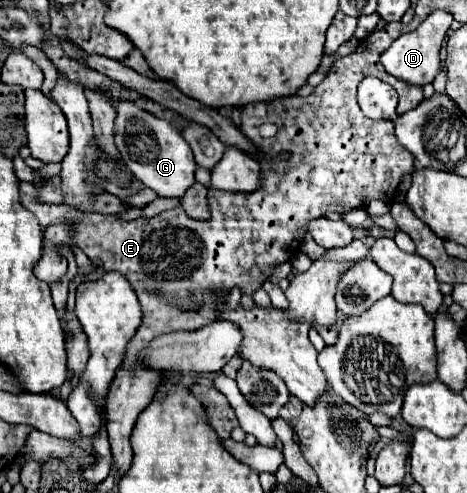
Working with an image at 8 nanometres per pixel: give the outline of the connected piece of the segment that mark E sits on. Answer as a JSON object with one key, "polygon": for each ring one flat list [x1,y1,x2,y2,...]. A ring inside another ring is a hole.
{"polygon":[[389,25,389,29,375,29,369,37,365,37,363,41,359,41,359,45,367,45,367,49,361,47,361,49,357,49,357,51,353,51,353,53,341,57,341,59,337,59,337,61,333,63,333,67,327,71,325,79,323,79,323,81,313,89,313,93,307,95,307,97,279,97,279,99,273,99,273,101,267,101,267,103,265,103,265,101,259,101,259,103,247,103,245,107,241,107,241,133,243,133,245,137,249,137,249,141,251,141,251,143,255,145,255,149,259,151,261,185,257,187,257,191,251,191,251,193,231,193,231,191,217,191,217,189,211,189,209,195,207,195,207,203,209,203,209,211,211,211,211,217,209,217,209,219,203,219,203,221,191,219,191,217,185,213,185,209,183,209,181,205,175,207,175,209,171,209,171,211,163,211,163,213,159,213,159,215,155,215,155,217,139,217,139,219,133,219,133,221,123,221,123,219,119,219,117,215,81,213,79,209,73,209,71,205,63,205,63,203,61,203,61,205,51,205,51,207,49,207,49,205,37,205,37,201,33,201,33,189,29,189,29,185,25,185,25,183,19,183,23,207,29,209,33,215,39,217,39,223,41,223,43,229,49,227,49,225,53,225,57,219,67,217,67,219,71,221,71,227,73,227,73,235,71,235,71,237,73,237,73,245,79,247,91,261,97,261,105,271,121,271,121,273,125,275,125,279,131,283,131,287,133,287,133,291,137,293,137,297,139,297,139,303,141,303,141,309,143,309,143,321,141,321,141,327,137,329,137,333,133,335,133,339,131,339,129,345,127,345,127,355,125,355,121,367,117,369,117,375,115,375,115,379,113,379,113,383,111,383,111,389,109,389,109,393,107,393,107,399,105,399,107,433,109,433,111,453,113,453,115,465,117,465,117,469,119,469,119,475,127,473,127,469,131,467,133,451,131,451,129,439,131,439,131,431,133,431,133,427,135,427,137,415,151,403,151,399,153,399,153,395,155,395,155,391,157,391,157,387,159,387,159,383,161,383,161,379,163,379,163,371,151,369,151,367,147,367,147,365,139,359,141,349,145,349,145,347,147,347,155,337,159,337,159,335,167,335,167,333,175,333,175,331,197,331,197,329,205,327,207,323,217,321,217,317,221,315,221,311,219,311,221,299,223,299,231,289,237,287,241,293,253,295,257,289,261,289,261,285,263,285,265,279,271,275,271,271,273,271,275,265,279,265,279,263,283,263,283,261,289,261,289,259,297,253,295,249,299,249,299,245,301,245,301,241,303,241,305,225,307,225,309,219,321,217,321,215,325,215,325,213,329,213,329,211,345,213,345,211,351,211,351,209,357,209,357,207,359,207,359,209,365,209,365,205,367,205,369,201,373,201,373,199,379,199,379,201,385,201,385,203,393,203,395,191,397,191,401,179,403,179,405,175,411,175,411,173,415,171,415,167,413,167,413,155,411,155,403,145,399,145,399,141,395,139,393,121,389,121,389,119,377,119,377,121,375,121,375,119,369,119,369,117,363,115,363,111,361,111,361,107,359,107,359,103,357,103,357,85,359,85,365,77,369,77,369,75,371,75,371,77,377,77,377,79,381,79,381,81,385,81,385,83,389,83,389,85,393,85,393,89,397,91,397,95,399,96,397,115,401,115,401,113,413,109,413,105,419,105,419,103,421,103,421,99,423,99,423,87,409,85,409,83,405,83,405,81,397,81,397,79,395,79,393,75,389,75,389,73,385,71,385,67,379,63,379,55,381,55,385,49,389,49,389,45,391,45,399,35,401,35,401,27,399,27,399,25],[263,123,273,123,273,125,277,125,277,133,275,133,273,137,263,137,263,135,259,133,259,127,261,127],[281,151,289,151,289,153,293,155,291,161,287,161,287,163,277,161,277,155,279,155],[183,303,189,303,191,307,185,309]]}

